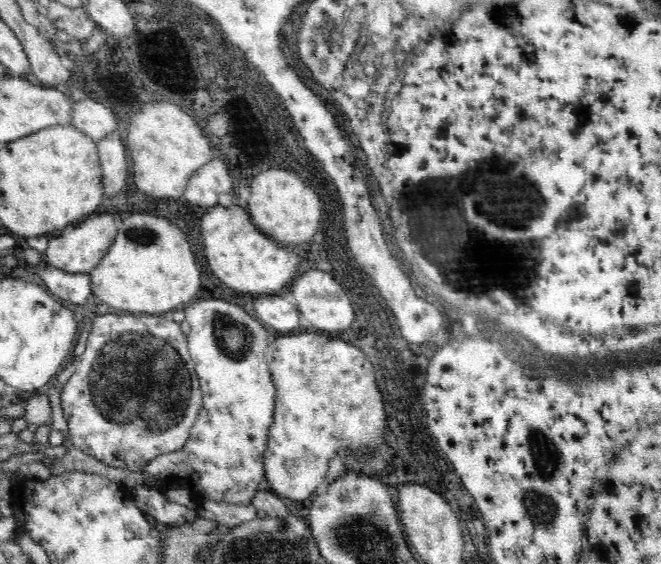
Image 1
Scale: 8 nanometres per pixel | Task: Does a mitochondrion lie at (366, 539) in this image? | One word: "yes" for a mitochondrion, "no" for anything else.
yes

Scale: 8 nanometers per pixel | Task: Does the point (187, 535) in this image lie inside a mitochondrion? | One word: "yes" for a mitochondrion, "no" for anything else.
yes

